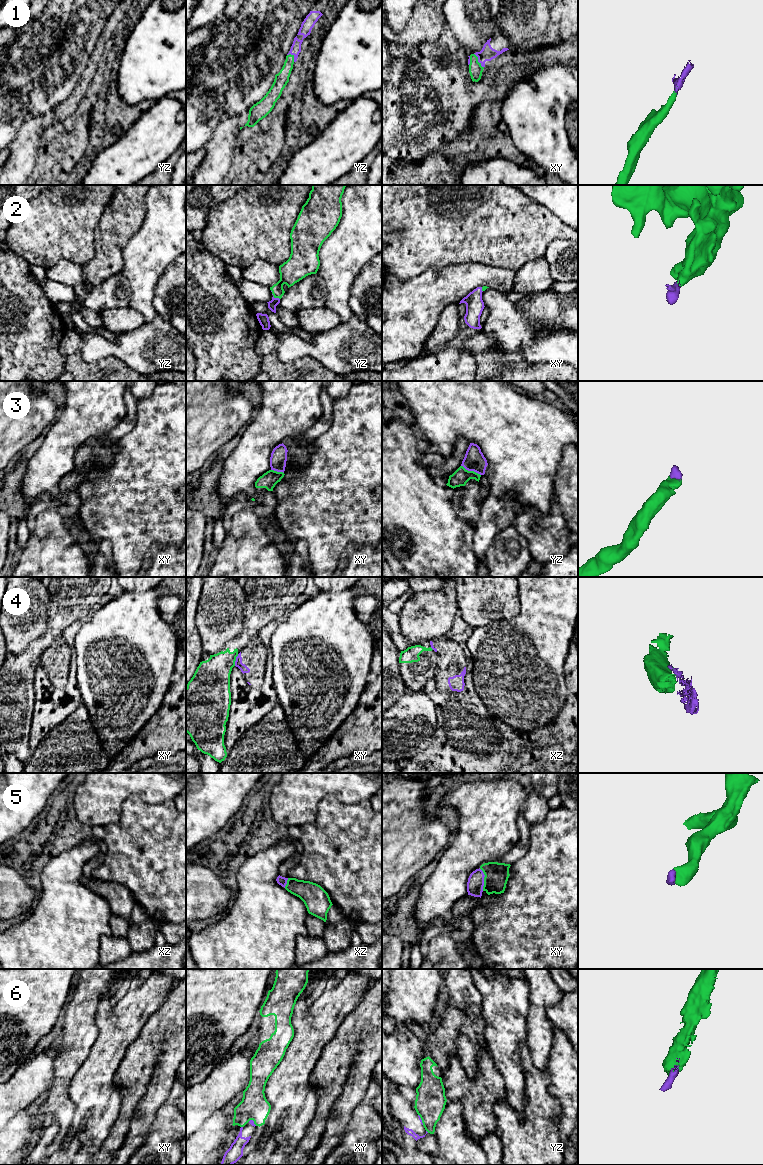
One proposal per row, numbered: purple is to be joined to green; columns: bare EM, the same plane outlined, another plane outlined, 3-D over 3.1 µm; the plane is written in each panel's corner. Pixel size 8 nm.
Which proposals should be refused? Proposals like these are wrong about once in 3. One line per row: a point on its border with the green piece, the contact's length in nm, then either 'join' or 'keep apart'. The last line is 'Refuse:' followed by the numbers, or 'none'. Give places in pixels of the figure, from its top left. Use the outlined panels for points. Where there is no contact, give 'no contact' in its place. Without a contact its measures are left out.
1: contact xy (477, 60); length 140 nm; join
2: contact yz (275, 297); length 80 nm; join
3: contact yz (471, 471); length 180 nm; join
4: contact xy (235, 660); length 100 nm; keep apart
5: contact xy (484, 879); length 190 nm; join
6: contact yz (421, 1119); length 100 nm; keep apart
Refuse: 4, 6

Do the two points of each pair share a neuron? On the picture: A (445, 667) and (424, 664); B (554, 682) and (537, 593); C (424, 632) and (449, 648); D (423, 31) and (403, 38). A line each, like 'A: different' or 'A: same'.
A: different
B: same
C: different
D: same

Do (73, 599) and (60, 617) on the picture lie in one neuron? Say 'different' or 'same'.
same

